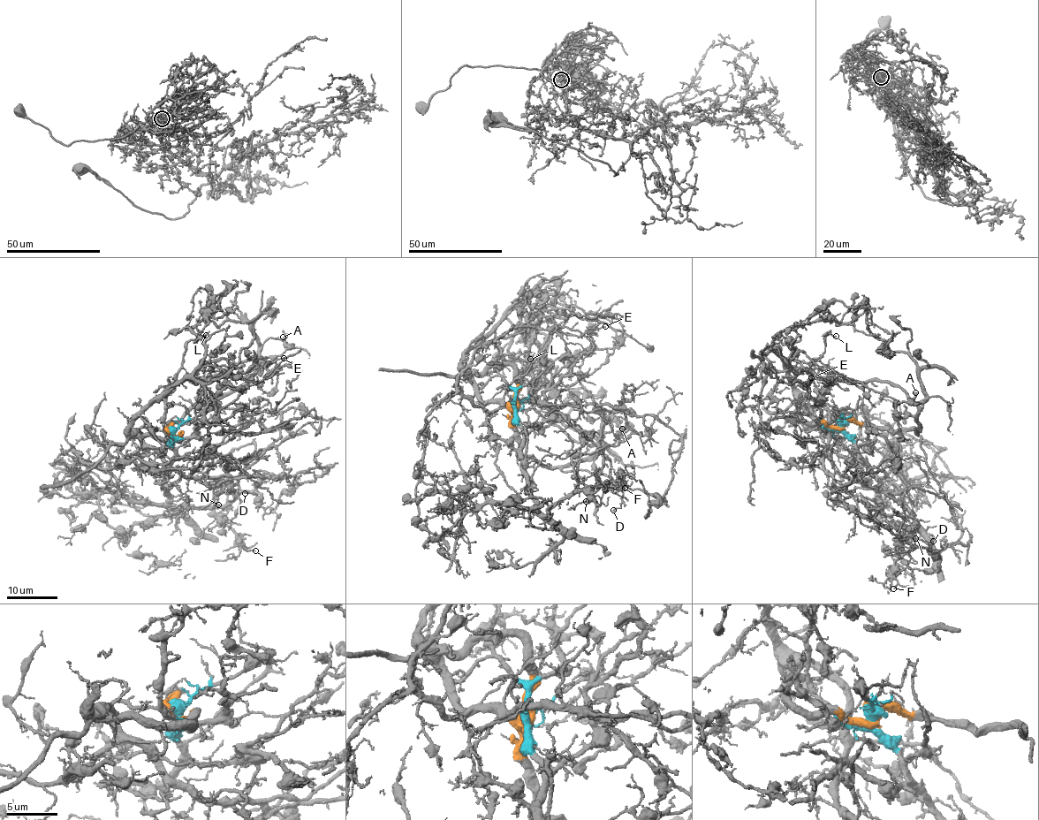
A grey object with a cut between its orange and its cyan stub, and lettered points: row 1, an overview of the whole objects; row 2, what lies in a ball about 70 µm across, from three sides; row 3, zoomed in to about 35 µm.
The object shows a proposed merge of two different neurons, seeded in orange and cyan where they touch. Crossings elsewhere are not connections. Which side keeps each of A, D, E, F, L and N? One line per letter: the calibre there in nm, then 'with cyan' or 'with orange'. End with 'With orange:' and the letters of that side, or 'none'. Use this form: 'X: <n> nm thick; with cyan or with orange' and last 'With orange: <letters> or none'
A: 320 nm thick; with orange
D: 170 nm thick; with cyan
E: 110 nm thick; with orange
F: 130 nm thick; with cyan
L: 110 nm thick; with cyan
N: 120 nm thick; with cyan
With orange: A, E

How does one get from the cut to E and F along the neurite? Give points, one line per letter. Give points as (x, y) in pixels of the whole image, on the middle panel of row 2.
E: (511, 403), (524, 454), (549, 466), (590, 458), (605, 418), (580, 382), (580, 367), (588, 333), (604, 327)
F: (511, 403), (524, 432), (528, 495), (542, 514), (576, 492), (625, 488)

